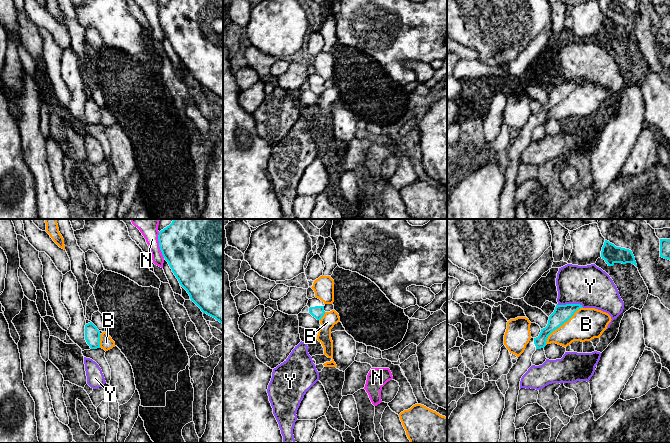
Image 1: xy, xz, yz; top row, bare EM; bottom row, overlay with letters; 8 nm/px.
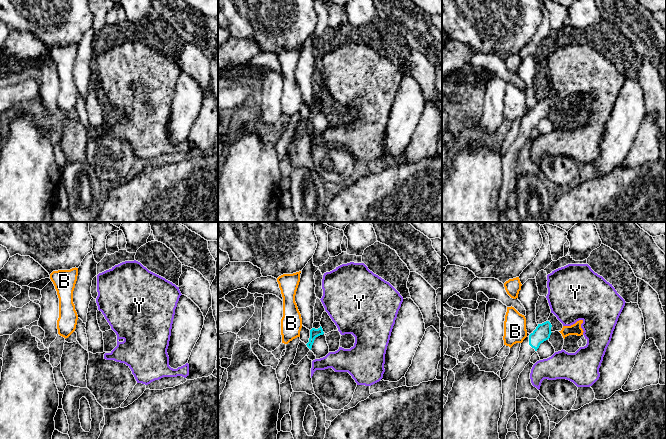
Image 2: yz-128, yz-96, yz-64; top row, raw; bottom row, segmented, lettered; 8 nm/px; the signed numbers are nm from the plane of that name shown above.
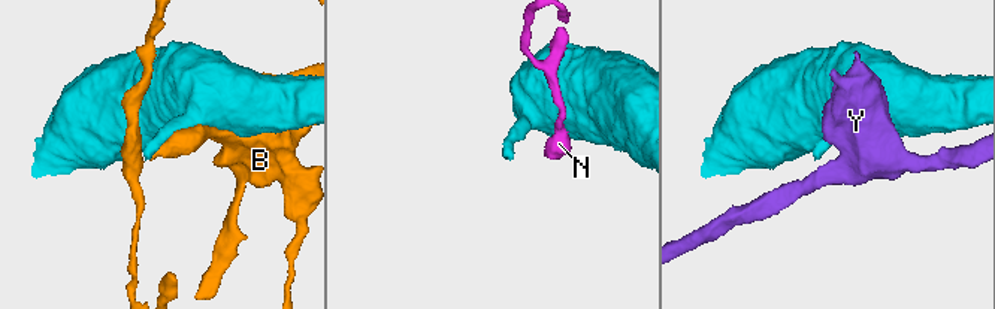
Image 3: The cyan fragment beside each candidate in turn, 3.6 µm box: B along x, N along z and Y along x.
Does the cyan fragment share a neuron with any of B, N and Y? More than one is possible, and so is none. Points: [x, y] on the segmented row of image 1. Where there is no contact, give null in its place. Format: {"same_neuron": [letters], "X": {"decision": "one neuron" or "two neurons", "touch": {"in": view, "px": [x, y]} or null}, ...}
{"same_neuron": [], "B": {"decision": "two neurons", "touch": {"in": "yz", "px": [561, 325]}}, "N": {"decision": "two neurons", "touch": {"in": "xy", "px": [159, 245]}}, "Y": {"decision": "two neurons", "touch": {"in": "yz", "px": [570, 304]}}}

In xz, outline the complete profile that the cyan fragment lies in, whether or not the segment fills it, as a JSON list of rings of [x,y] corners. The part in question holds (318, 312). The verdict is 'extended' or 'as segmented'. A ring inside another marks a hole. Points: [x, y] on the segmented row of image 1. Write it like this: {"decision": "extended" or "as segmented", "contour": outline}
{"decision": "extended", "contour": [[[314,297],[312,299],[308,300],[307,306],[309,307],[309,313],[315,317],[317,320],[321,320],[321,318],[324,316],[324,302],[322,302],[320,299]]]}

